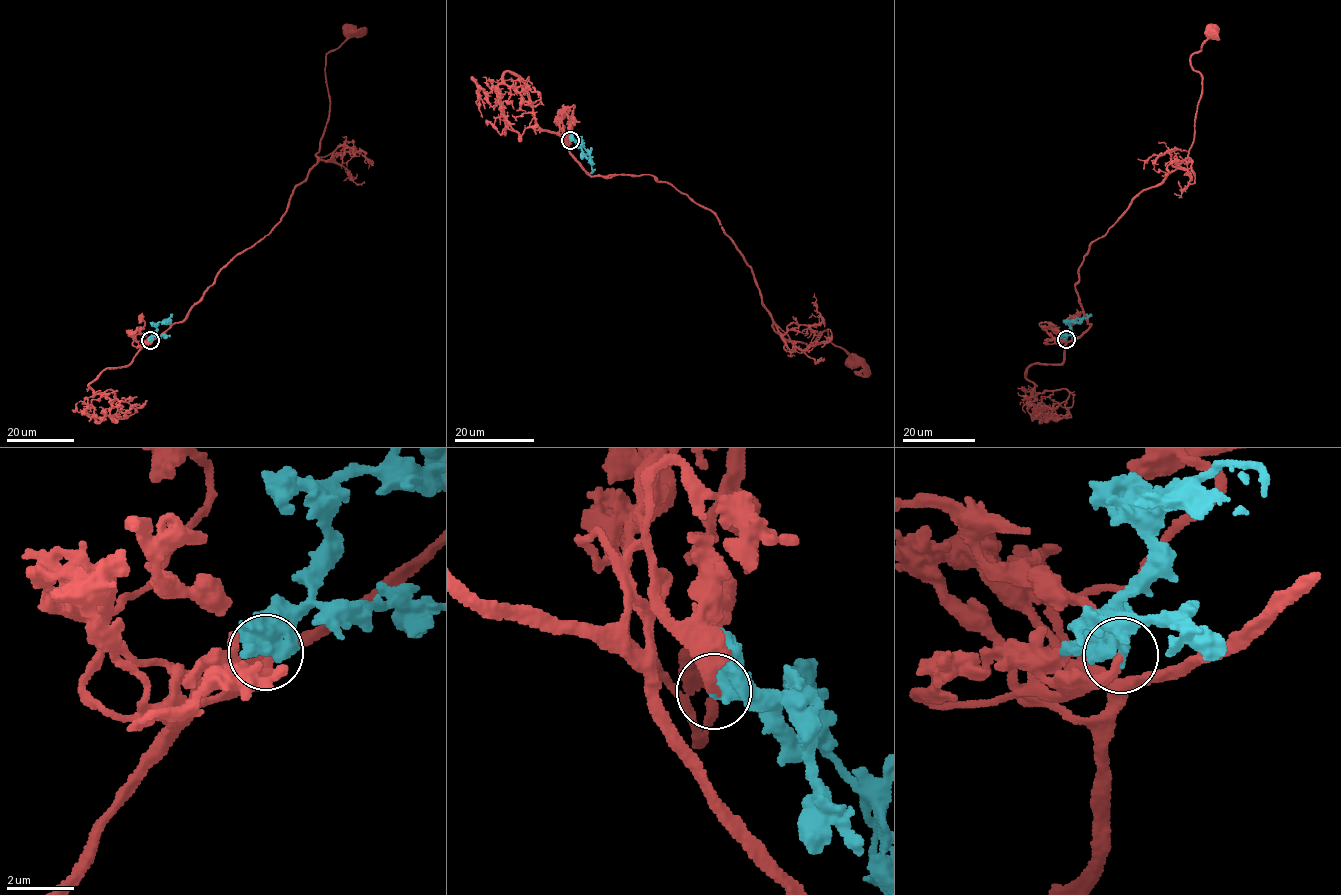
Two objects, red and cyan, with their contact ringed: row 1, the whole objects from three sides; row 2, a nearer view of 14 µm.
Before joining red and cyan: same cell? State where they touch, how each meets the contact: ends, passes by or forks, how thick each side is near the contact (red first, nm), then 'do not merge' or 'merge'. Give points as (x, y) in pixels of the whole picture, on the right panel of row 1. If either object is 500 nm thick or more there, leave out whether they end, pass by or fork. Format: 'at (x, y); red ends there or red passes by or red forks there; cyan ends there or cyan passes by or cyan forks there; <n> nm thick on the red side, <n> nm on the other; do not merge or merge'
at (1066, 339); 280 nm thick on the red side, 600 nm on the other; merge

